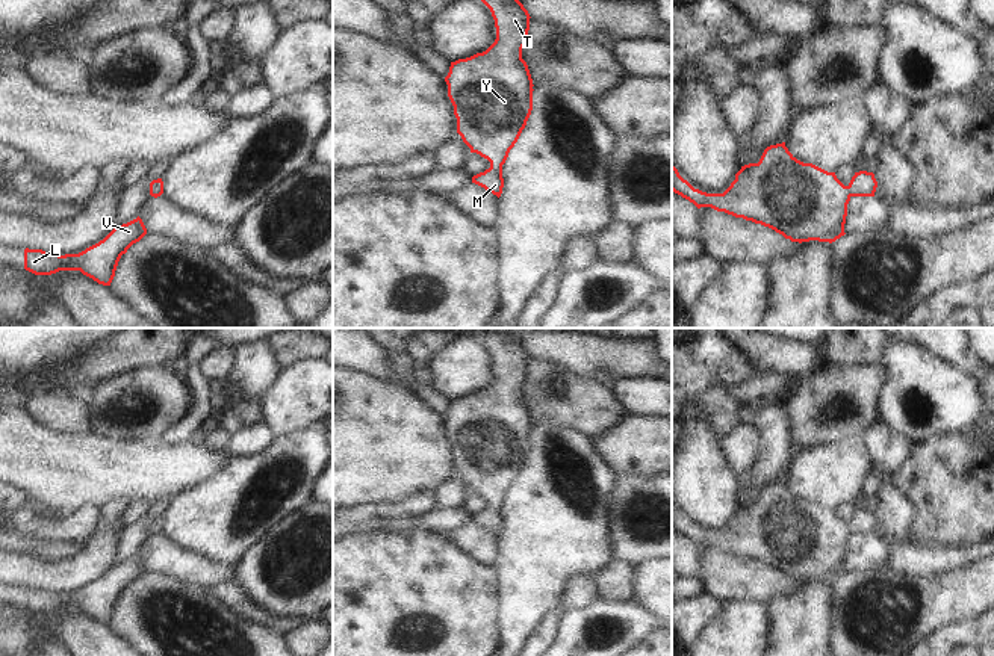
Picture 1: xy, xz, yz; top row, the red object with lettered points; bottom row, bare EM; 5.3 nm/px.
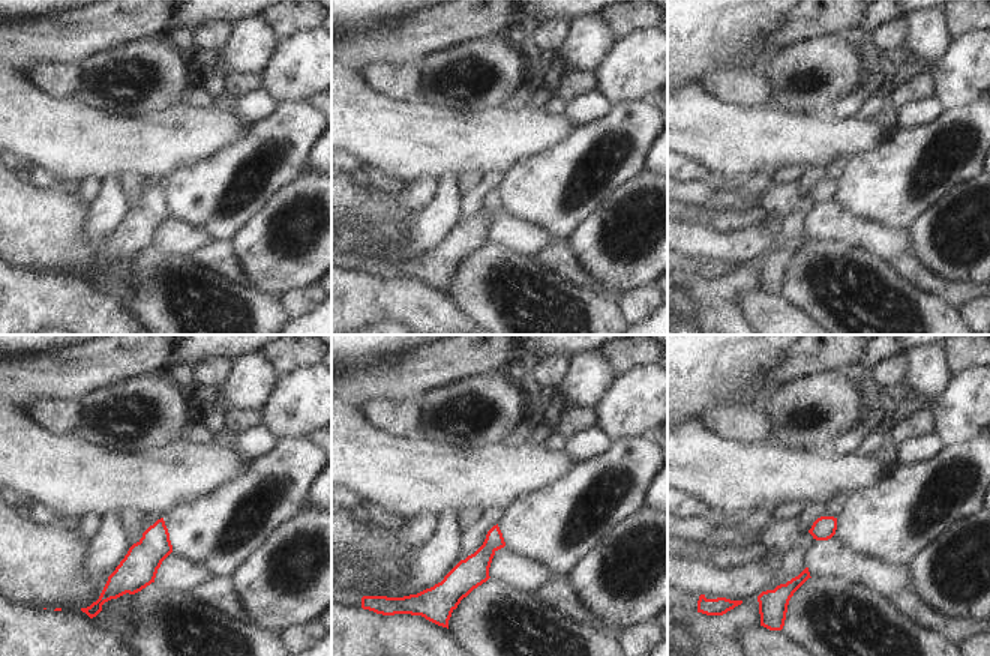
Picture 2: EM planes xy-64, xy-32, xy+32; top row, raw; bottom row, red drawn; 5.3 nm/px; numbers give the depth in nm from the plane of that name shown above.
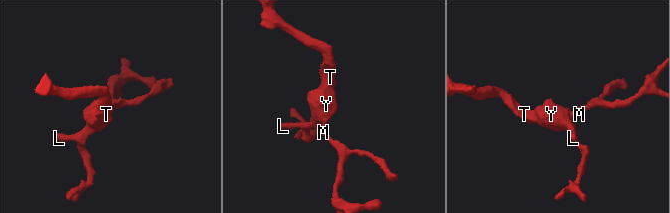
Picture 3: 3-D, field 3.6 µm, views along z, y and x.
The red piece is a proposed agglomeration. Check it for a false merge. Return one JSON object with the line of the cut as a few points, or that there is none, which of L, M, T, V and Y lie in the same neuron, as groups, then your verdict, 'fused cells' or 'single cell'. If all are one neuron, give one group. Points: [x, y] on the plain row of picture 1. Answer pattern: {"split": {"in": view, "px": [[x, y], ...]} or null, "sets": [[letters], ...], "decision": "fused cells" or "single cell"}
{"split": null, "sets": [["L", "M", "T", "V", "Y"]], "decision": "single cell"}

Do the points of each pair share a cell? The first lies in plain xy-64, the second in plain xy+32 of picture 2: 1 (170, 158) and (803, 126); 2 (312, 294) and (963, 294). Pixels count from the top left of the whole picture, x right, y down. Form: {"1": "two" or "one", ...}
{"1": "one", "2": "two"}

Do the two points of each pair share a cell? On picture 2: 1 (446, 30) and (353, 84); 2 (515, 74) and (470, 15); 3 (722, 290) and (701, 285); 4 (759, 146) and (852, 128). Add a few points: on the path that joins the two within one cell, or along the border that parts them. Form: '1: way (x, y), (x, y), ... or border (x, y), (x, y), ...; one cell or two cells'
1: border (347, 65), (360, 72); two cells
2: border (504, 35), (468, 41), (453, 47); two cells
3: way (717, 290), (705, 290); one cell
4: way (782, 140), (830, 137); one cell

